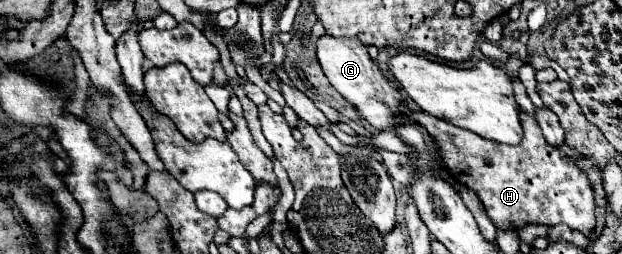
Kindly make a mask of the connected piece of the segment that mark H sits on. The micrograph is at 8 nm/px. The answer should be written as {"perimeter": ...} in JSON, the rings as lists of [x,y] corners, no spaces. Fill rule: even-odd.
{"perimeter":[[[406,110],[406,116],[428,130],[428,134],[440,146],[442,160],[450,176],[478,194],[488,218],[496,228],[516,230],[526,224],[568,224],[572,230],[578,230],[584,236],[594,230],[594,194],[586,174],[580,172],[578,166],[564,156],[564,152],[544,140],[536,120],[526,112],[522,112],[524,138],[518,146],[496,144],[426,112]]]}

